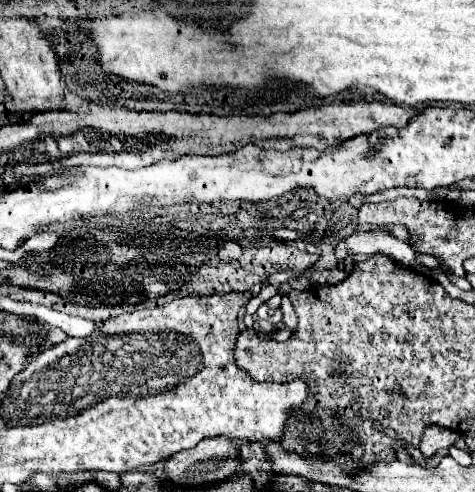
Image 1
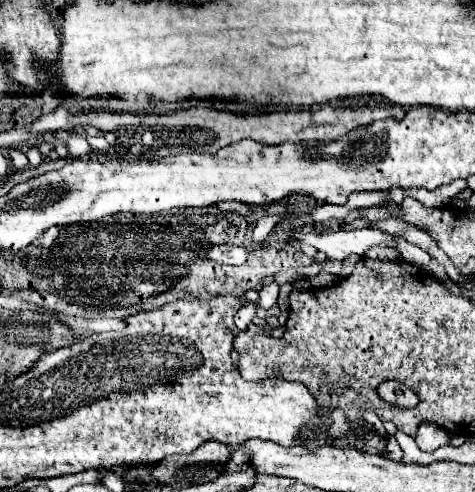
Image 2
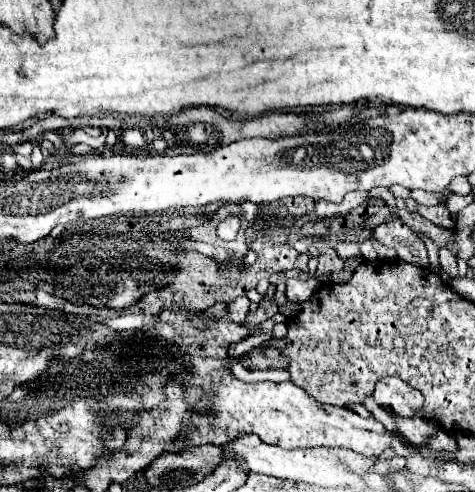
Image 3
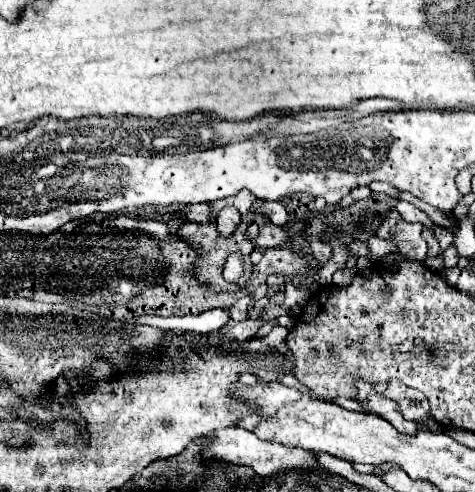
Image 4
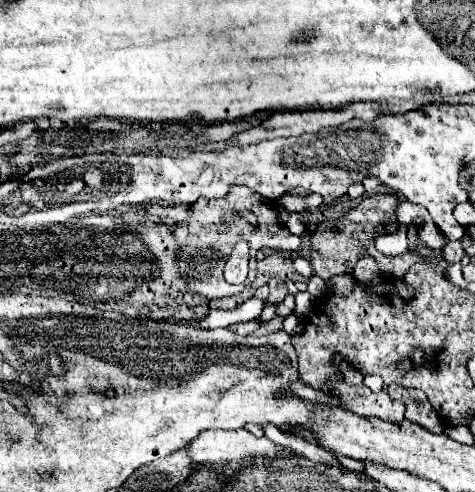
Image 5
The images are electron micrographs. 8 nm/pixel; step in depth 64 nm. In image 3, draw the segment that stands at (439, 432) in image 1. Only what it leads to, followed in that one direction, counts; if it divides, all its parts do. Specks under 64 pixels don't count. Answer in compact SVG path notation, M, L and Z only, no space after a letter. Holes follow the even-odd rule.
M392 414L396 424L398 424L398 430L412 442L412 444L418 444L418 446L426 446L430 438L434 438L438 434L438 424L432 424L430 420L424 420L420 416L412 416L412 418L400 418L396 414Z

